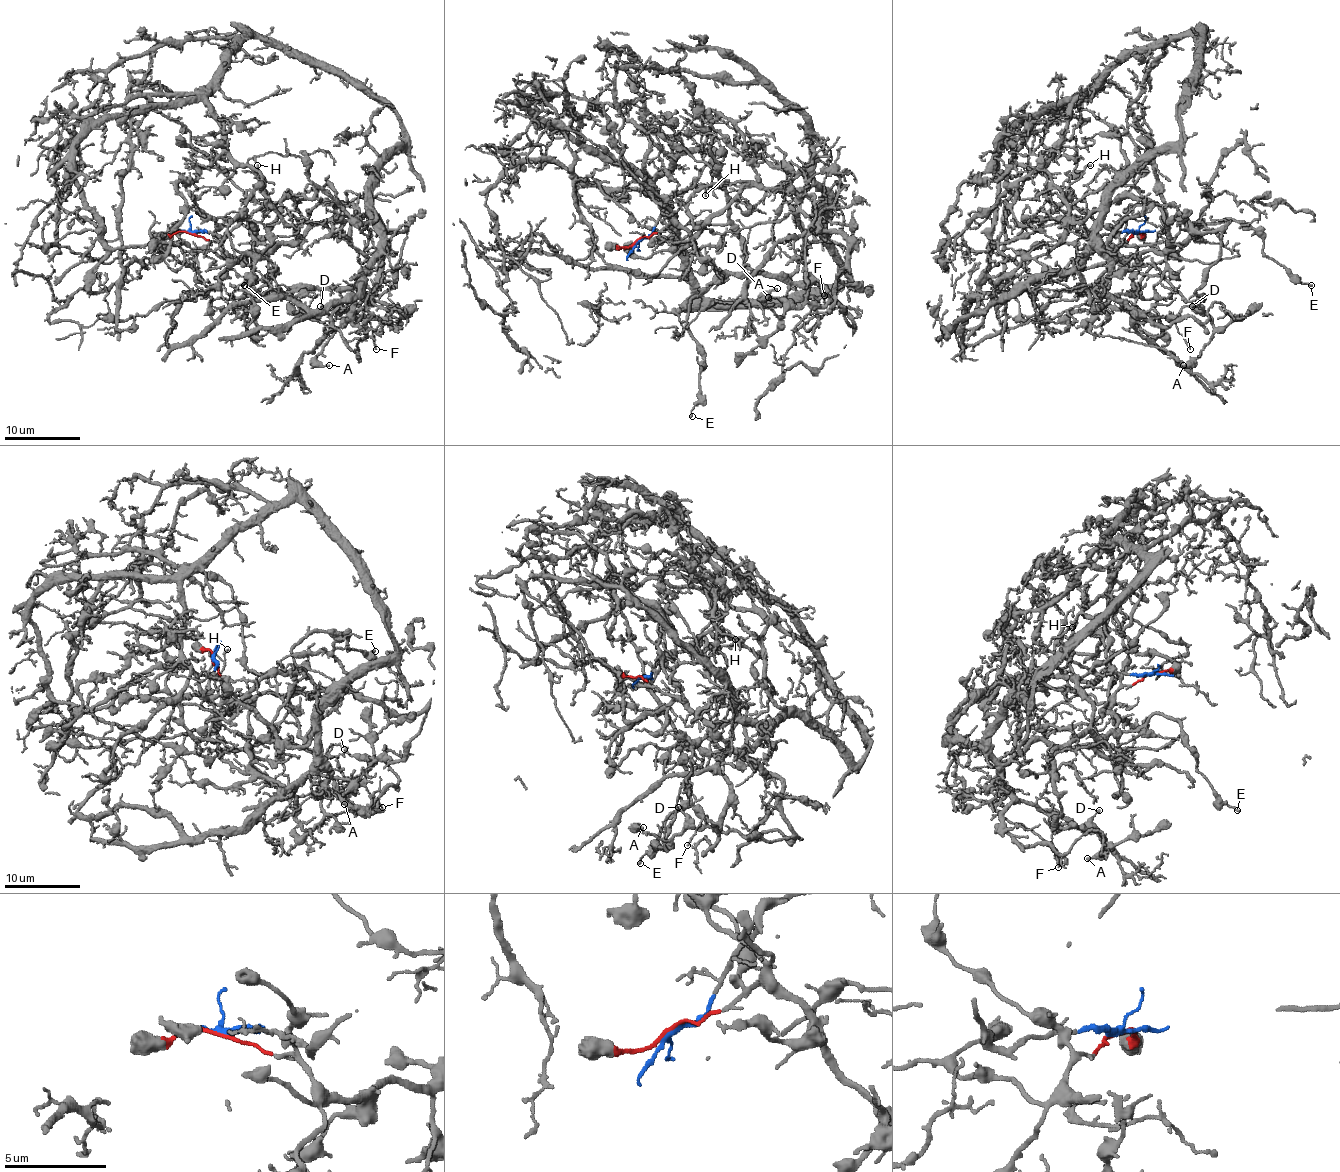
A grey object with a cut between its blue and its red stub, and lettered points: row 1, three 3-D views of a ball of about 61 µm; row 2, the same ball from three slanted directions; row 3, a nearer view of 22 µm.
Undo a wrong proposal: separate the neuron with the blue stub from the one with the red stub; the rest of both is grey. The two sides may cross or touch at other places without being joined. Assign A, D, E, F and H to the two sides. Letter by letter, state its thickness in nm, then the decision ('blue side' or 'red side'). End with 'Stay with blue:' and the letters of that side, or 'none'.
A: calibre 150 nm; red side
D: calibre 180 nm; red side
E: calibre 140 nm; red side
F: calibre 110 nm; red side
H: calibre 150 nm; blue side
Stay with blue: H

